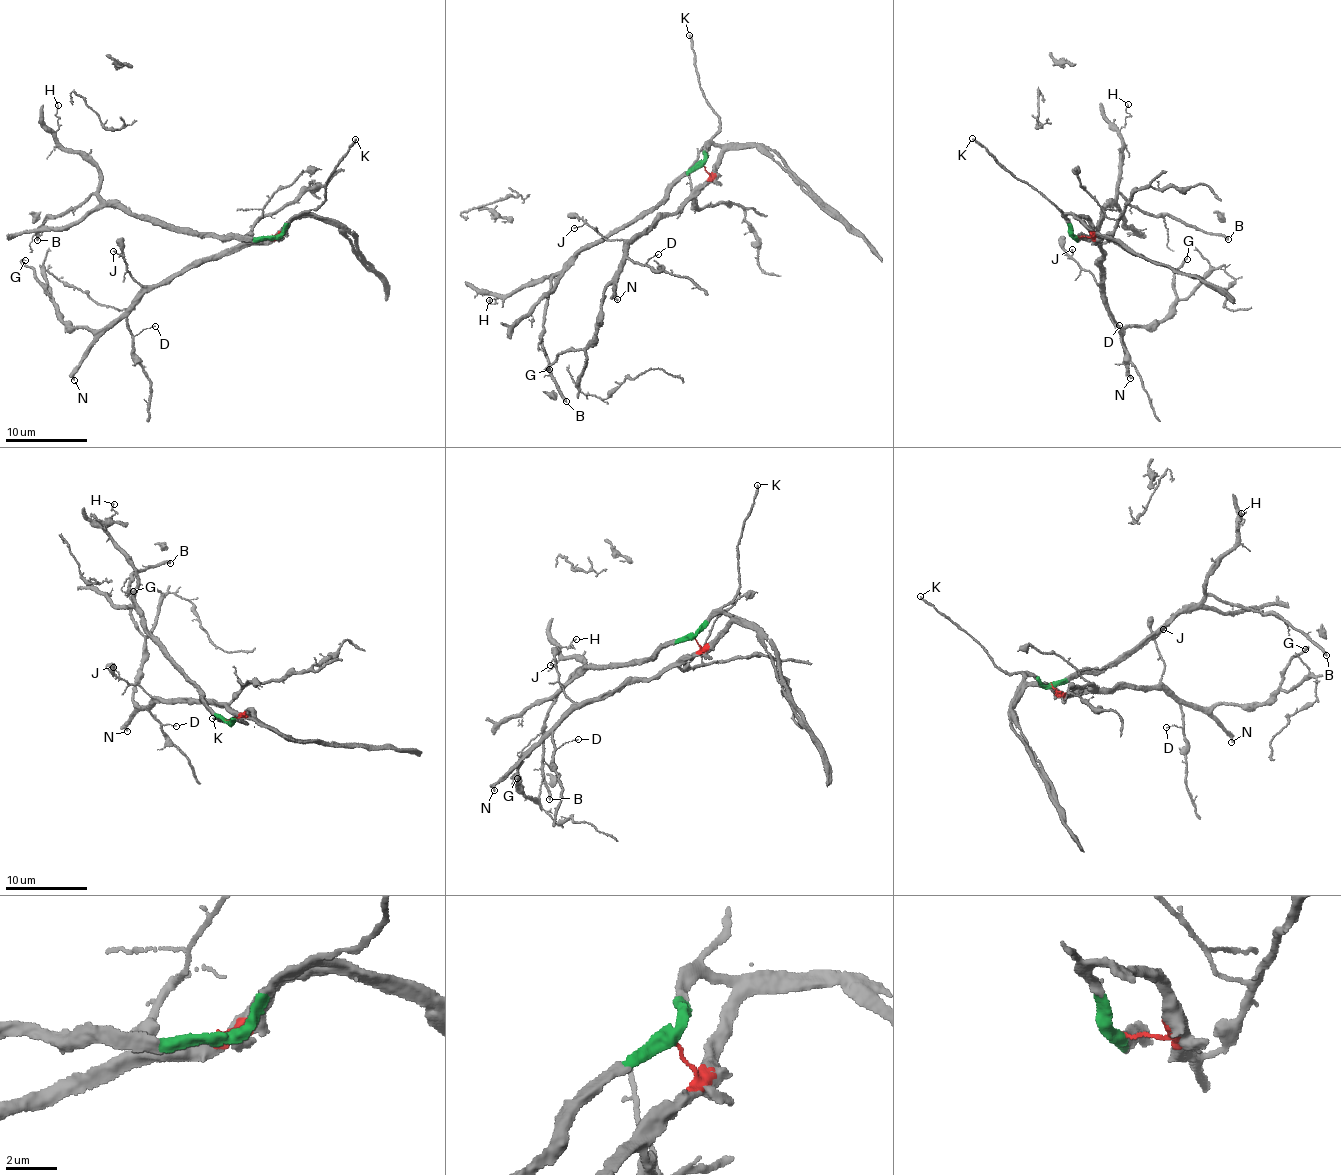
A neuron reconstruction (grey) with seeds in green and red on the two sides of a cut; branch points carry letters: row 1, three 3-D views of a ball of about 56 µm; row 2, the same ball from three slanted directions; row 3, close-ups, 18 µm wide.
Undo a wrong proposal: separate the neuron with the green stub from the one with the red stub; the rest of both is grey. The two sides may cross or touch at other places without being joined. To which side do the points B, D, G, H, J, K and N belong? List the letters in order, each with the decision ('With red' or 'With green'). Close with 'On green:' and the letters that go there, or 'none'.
B: With green
D: With red
G: With red
H: With green
J: With red
K: With green
N: With red
On green: B, H, K

